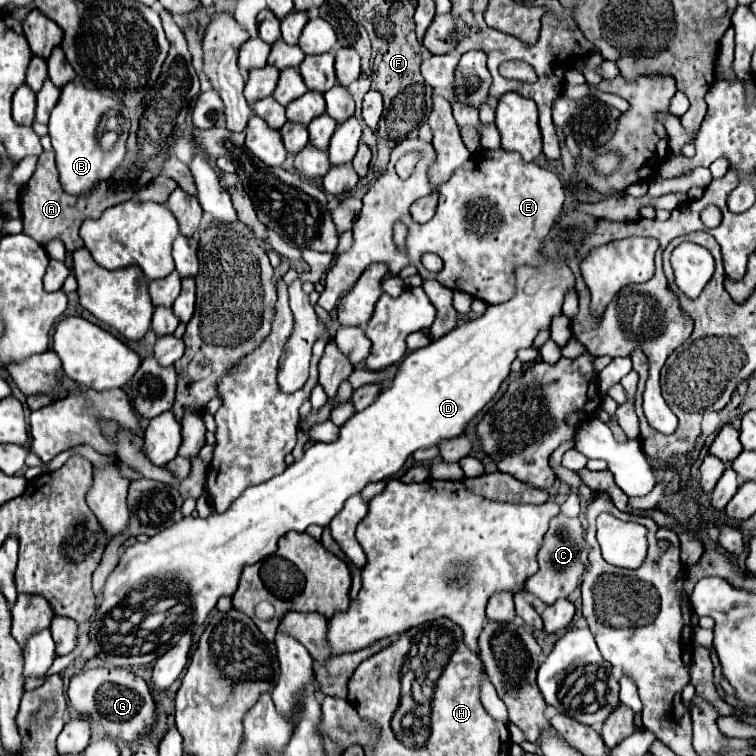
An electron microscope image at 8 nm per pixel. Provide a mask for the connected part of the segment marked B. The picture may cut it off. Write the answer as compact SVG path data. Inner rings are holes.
M74 80L62 88L62 96L50 114L48 130L50 130L52 146L56 152L56 166L60 172L60 182L68 194L74 194L74 196L90 194L94 190L94 186L98 186L100 182L104 182L112 176L114 168L120 166L120 162L126 154L126 132L122 134L122 138L118 140L118 144L112 152L104 152L98 144L96 128L98 128L100 118L108 110L122 110L122 104L118 100L106 98L100 90L88 90L78 80Z

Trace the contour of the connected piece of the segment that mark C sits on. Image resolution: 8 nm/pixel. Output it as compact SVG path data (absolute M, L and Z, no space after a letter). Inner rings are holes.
M558 514L550 520L550 528L544 536L544 544L538 552L538 564L540 570L526 580L526 590L538 596L546 606L554 604L560 598L568 598L576 586L582 582L582 574L588 570L590 560L590 546L584 540L584 528L580 518L568 518L564 514Z

